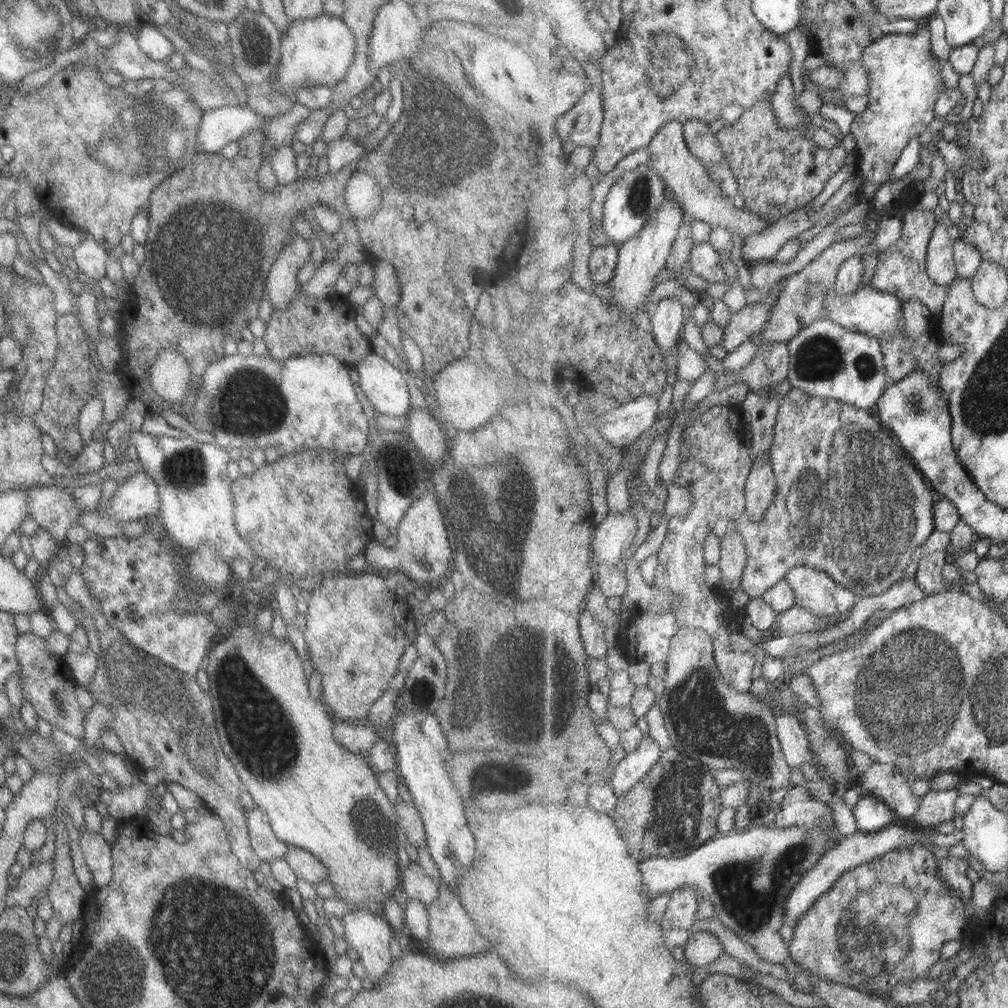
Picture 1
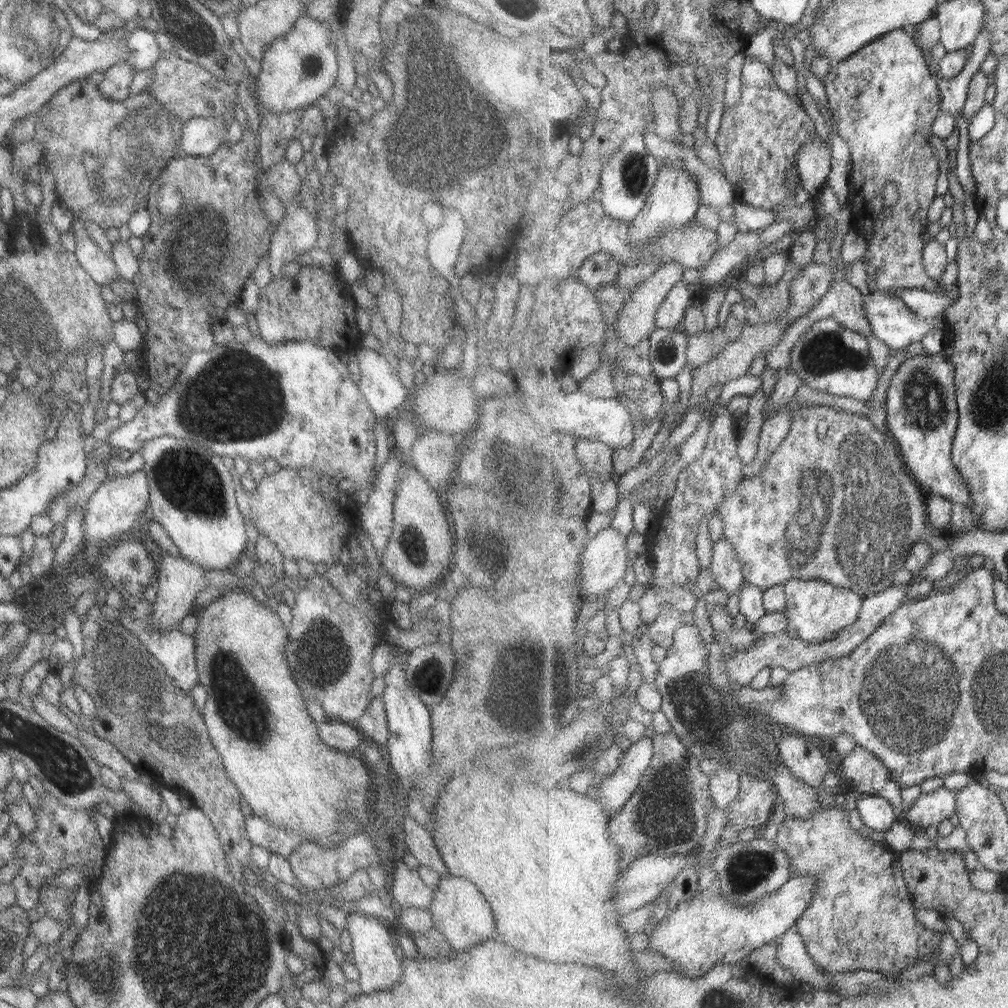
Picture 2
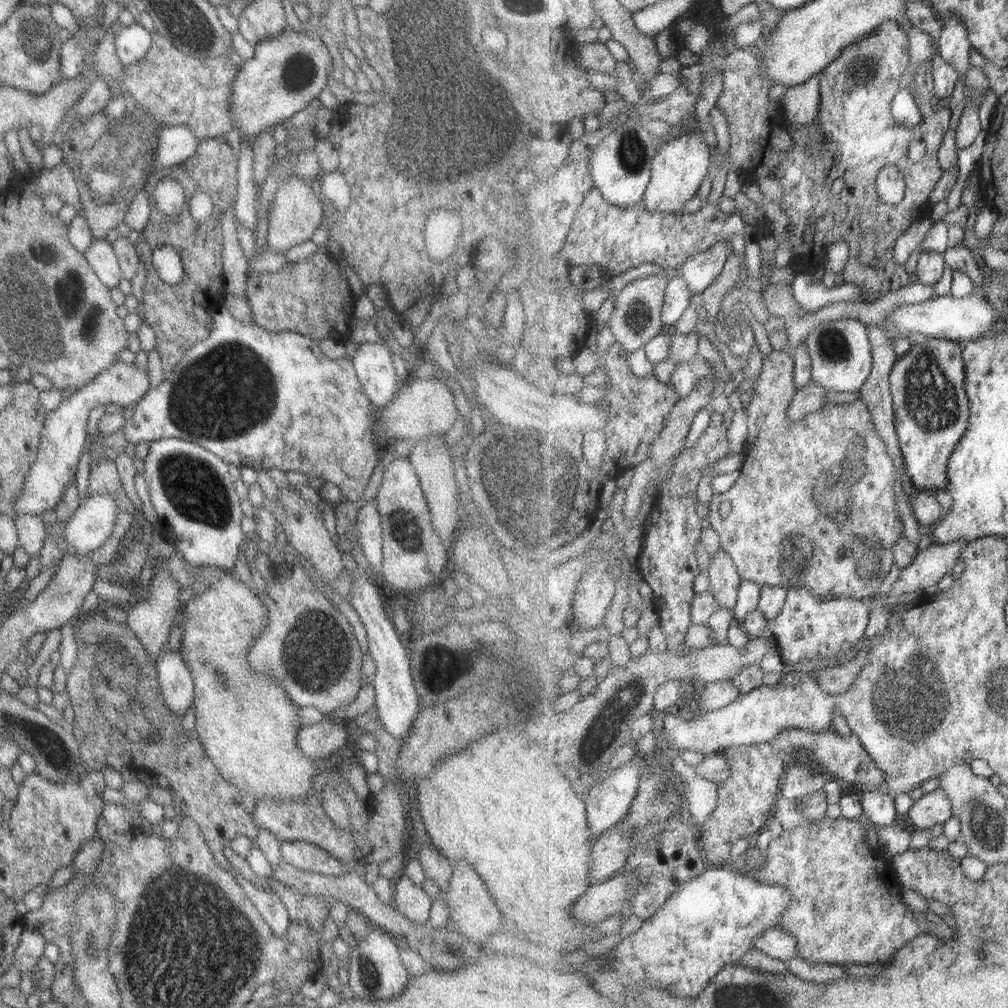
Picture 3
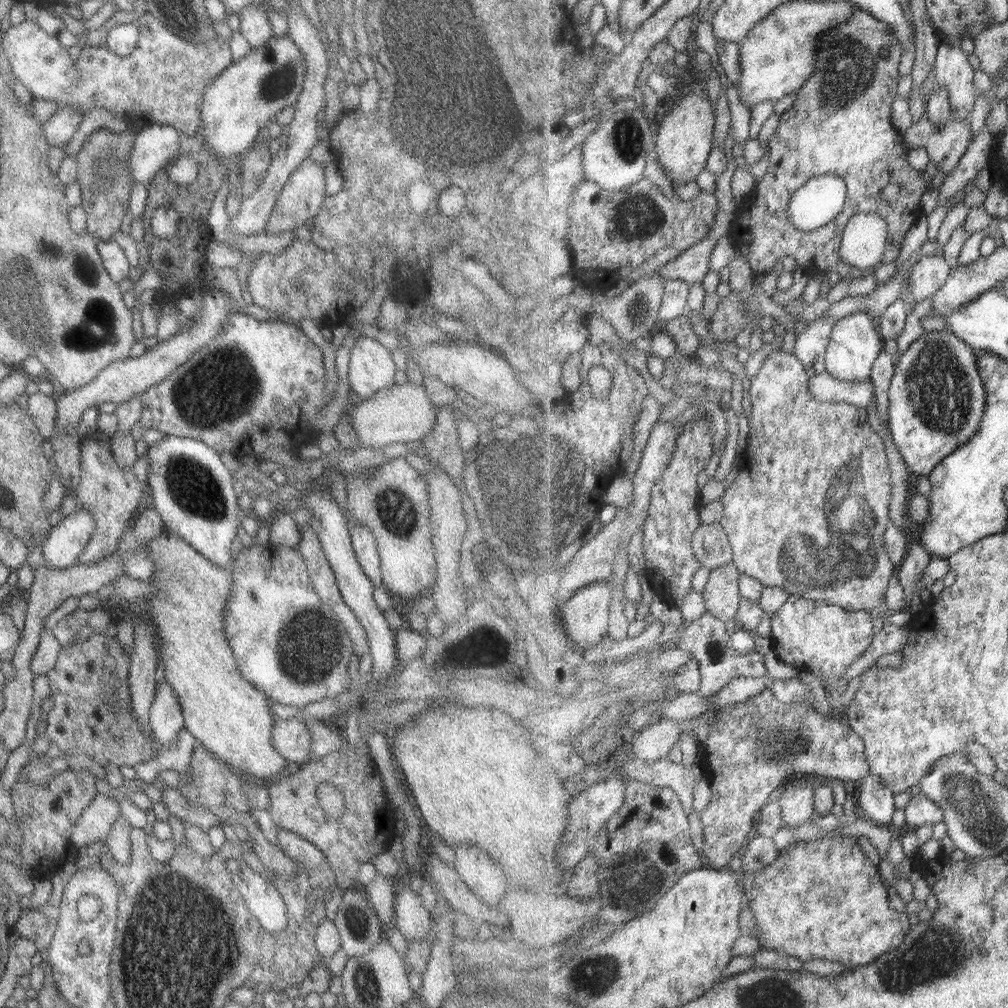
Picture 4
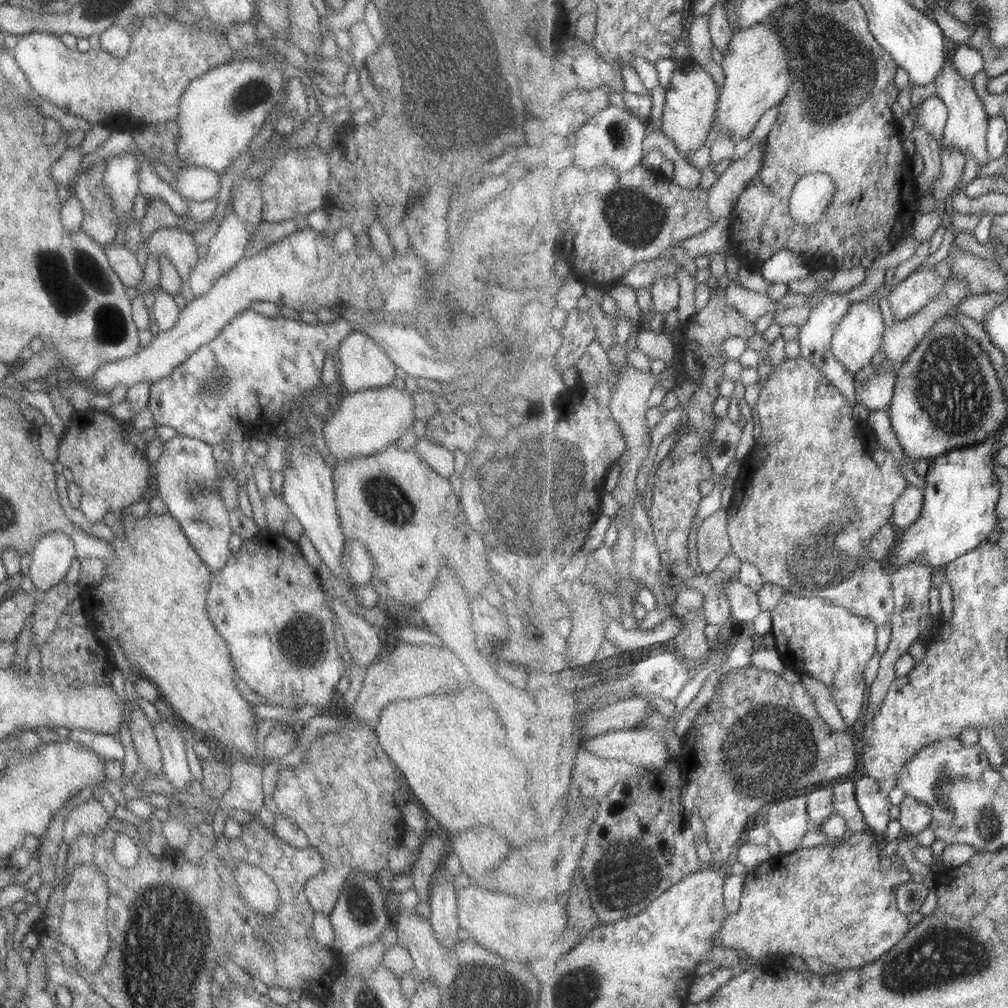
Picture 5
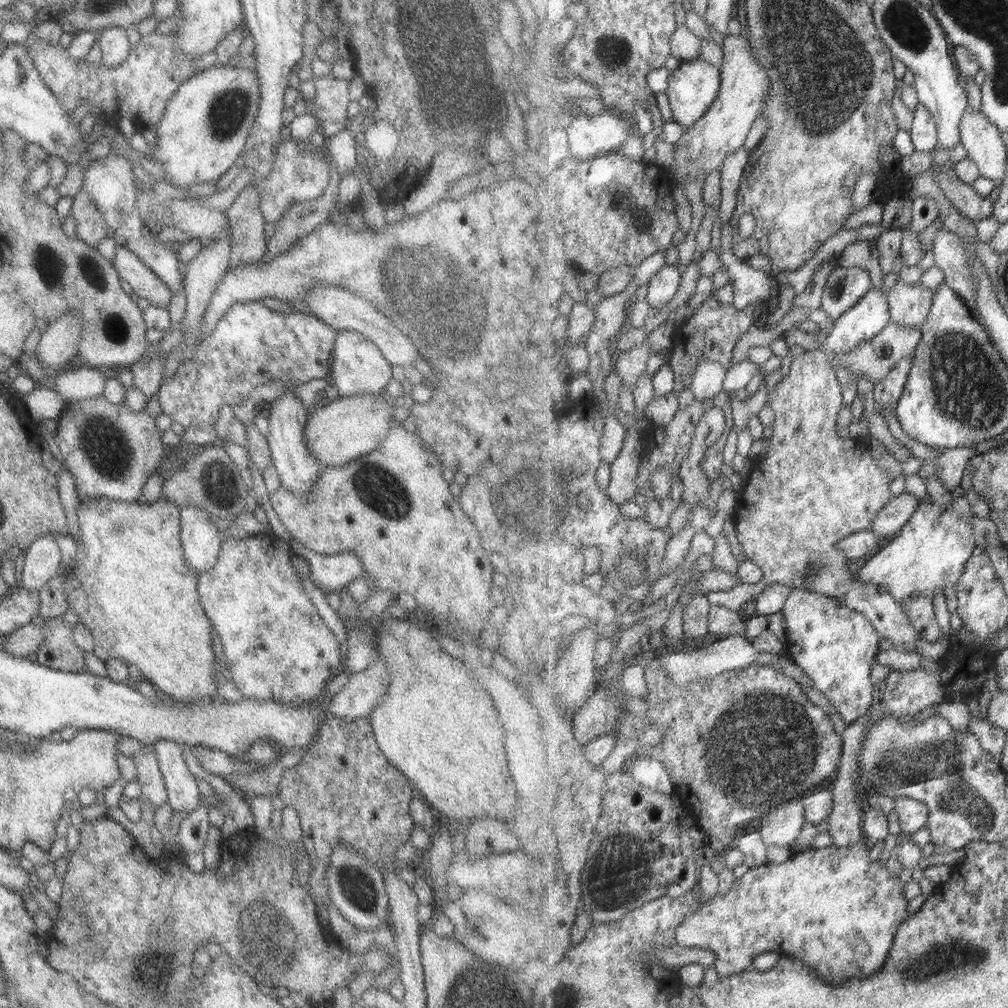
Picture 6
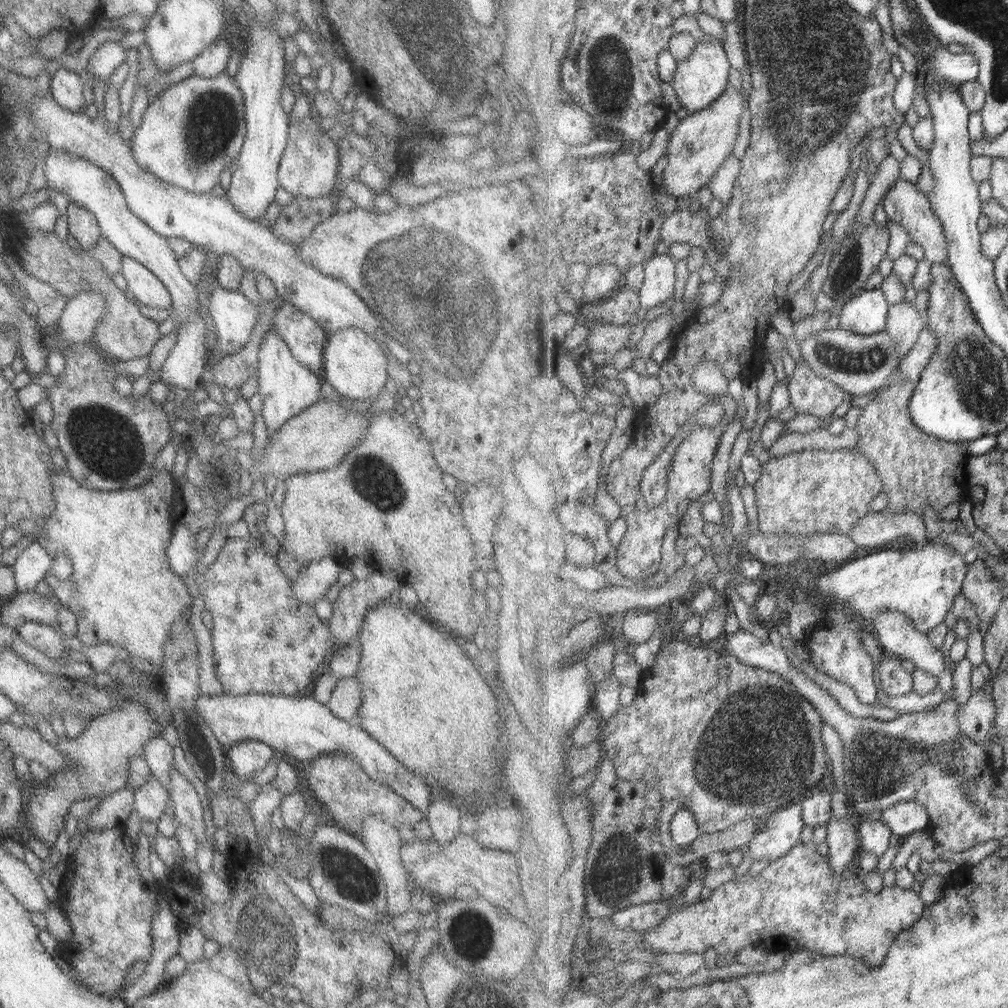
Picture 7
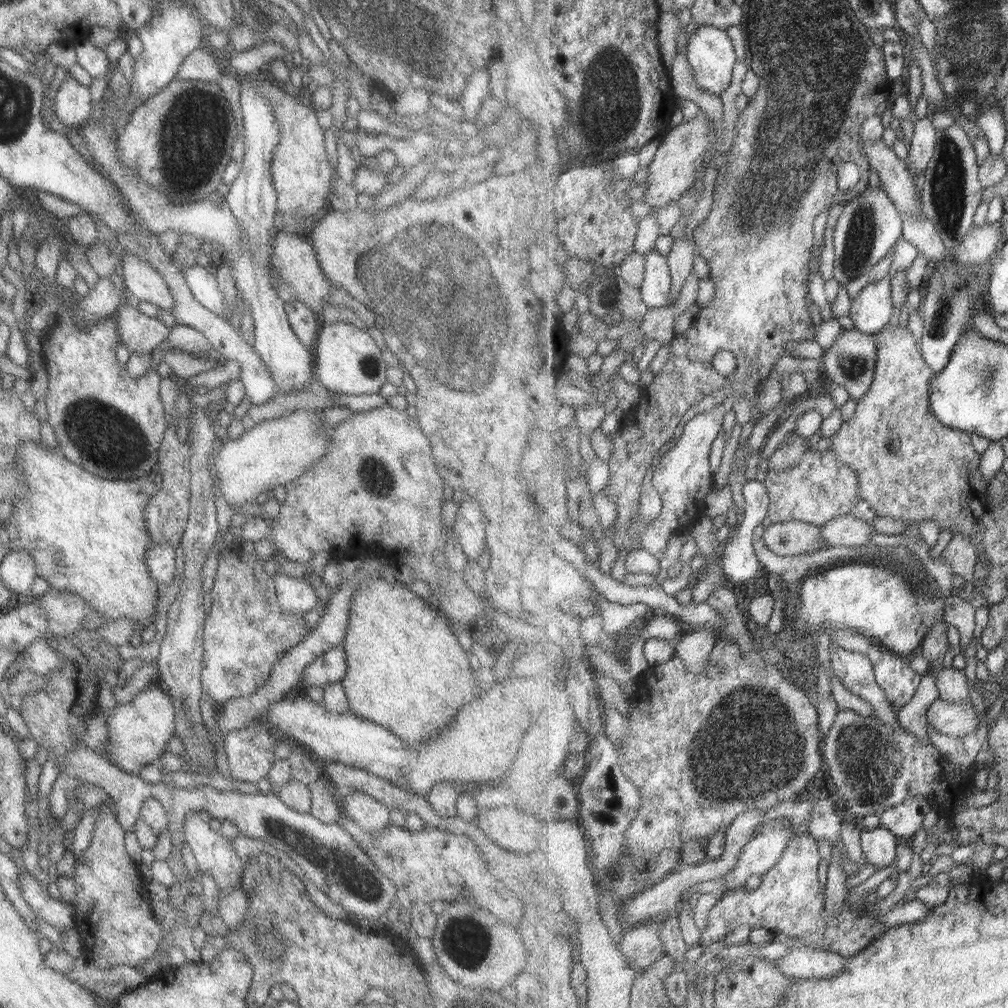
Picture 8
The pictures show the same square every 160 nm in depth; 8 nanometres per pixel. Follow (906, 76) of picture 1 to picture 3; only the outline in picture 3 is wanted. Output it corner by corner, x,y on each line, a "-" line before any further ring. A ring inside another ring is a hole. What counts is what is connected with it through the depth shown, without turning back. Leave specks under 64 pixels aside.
886,20
861,42
845,48
841,57
824,68
820,72
820,116
811,125
791,124
794,147
774,176
783,188
781,208
788,219
791,253
795,258
807,260
803,262
807,268
823,262
825,248
830,244
846,240
857,244
859,236
866,230
877,232
877,260
883,263
883,271
877,273
875,266
860,266
858,272
845,272
847,283
862,286
864,298
881,298
918,282
904,265
894,259
894,248
897,239
929,213
929,196
943,176
943,170
937,163
937,152
943,144
945,132
949,130
951,110
937,94
932,61
925,61
920,66
910,86
923,111
922,124
917,129
901,128
892,113
893,101
912,63
909,41
907,32
898,21
-
817,138
822,139
822,150
810,152
810,140
-
915,140
921,140
927,148
917,162
907,158
909,146
-
887,165
897,166
906,178
906,195
899,204
887,204
877,192
878,174
-
838,178
846,180
845,188
839,194
833,190

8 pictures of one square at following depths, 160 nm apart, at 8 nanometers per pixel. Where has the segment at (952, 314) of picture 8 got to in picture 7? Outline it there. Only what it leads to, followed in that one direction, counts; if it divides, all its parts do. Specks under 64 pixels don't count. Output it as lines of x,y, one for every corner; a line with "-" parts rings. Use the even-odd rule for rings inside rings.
926,324
915,348
909,352
909,356
901,364
901,378
905,378
905,381
918,382
925,372
925,368
933,362
933,356
939,350
937,346
939,346
939,339
935,337
929,324

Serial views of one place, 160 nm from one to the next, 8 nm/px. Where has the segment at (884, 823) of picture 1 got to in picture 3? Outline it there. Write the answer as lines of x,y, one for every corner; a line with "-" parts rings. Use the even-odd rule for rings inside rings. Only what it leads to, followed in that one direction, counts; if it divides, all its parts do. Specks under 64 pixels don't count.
885,788
862,792
860,795
863,810
871,823
881,827
895,825
895,820
897,820
895,800
887,794

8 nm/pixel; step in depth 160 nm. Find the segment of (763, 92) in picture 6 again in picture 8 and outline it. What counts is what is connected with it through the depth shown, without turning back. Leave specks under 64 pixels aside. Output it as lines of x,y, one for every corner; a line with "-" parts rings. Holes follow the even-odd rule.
703,112
690,121
681,122
679,126
667,131
661,137
658,149
648,167
646,178
648,187
642,198
651,208
659,210
683,198
689,190
697,188
697,176
706,166
705,156
709,154
711,148
711,124
706,117
716,126
719,125
717,120
713,120

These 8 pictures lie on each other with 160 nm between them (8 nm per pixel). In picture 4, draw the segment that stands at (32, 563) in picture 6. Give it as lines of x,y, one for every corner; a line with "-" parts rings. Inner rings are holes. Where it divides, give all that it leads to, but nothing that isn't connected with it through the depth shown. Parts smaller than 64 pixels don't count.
77,507
73,514
62,517
55,526
49,528
46,537
41,542
43,563
51,568
74,568
75,559
85,544
87,544
93,529
94,522
92,516
84,508

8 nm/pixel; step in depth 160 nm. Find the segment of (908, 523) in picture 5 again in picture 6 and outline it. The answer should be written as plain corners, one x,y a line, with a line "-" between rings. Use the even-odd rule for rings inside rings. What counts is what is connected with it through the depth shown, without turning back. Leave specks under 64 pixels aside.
902,492
897,497
892,497
869,529
879,533
880,537
891,540
911,520
920,503
919,498
911,493

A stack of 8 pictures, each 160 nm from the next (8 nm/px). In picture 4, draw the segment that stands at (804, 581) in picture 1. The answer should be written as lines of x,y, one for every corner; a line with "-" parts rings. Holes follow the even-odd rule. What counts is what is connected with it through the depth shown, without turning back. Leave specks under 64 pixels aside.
789,595
787,603
773,614
771,650
787,664
811,671
823,678
828,692
840,697
849,680
844,674
857,662
873,642
875,615
867,611
850,611
841,606
815,603
799,595

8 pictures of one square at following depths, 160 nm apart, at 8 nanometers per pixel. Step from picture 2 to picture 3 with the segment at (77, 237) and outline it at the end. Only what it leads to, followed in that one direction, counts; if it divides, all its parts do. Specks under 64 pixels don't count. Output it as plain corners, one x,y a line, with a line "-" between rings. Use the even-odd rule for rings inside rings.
94,238
82,255
101,284
110,290
116,288
120,279
120,268
112,246
104,238

